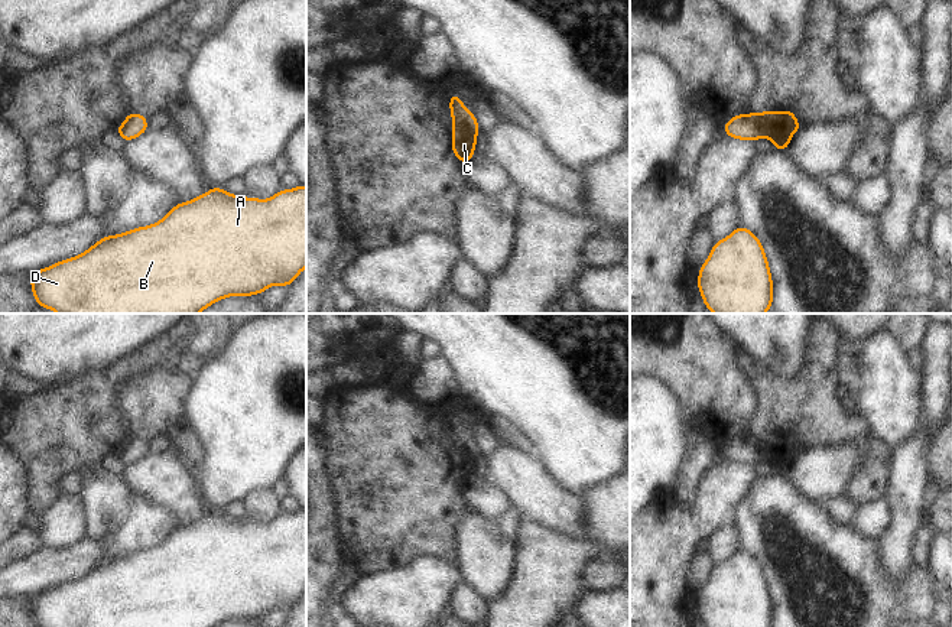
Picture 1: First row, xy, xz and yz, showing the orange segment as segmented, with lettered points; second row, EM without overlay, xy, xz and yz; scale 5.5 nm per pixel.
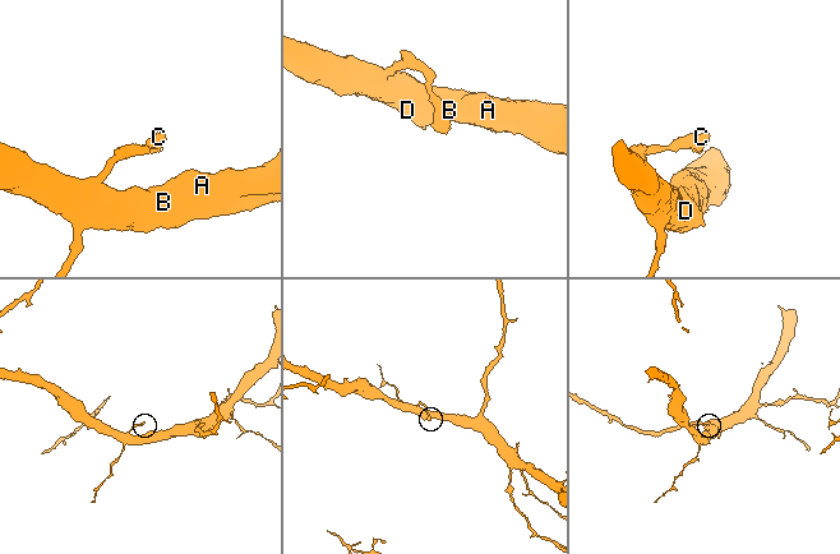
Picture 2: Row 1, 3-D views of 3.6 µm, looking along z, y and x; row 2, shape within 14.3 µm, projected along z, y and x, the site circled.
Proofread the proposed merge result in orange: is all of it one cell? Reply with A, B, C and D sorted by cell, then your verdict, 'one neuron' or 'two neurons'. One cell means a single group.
A B D / C; two neurons

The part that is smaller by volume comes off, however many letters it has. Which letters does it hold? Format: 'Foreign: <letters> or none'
Foreign: C

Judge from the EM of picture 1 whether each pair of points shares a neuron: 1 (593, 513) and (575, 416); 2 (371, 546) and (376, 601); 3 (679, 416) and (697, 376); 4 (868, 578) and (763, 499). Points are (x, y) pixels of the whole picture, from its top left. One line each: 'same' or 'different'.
1: different
2: different
3: different
4: same

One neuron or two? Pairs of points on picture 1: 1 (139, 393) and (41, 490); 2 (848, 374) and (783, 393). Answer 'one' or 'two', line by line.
1: two
2: two

